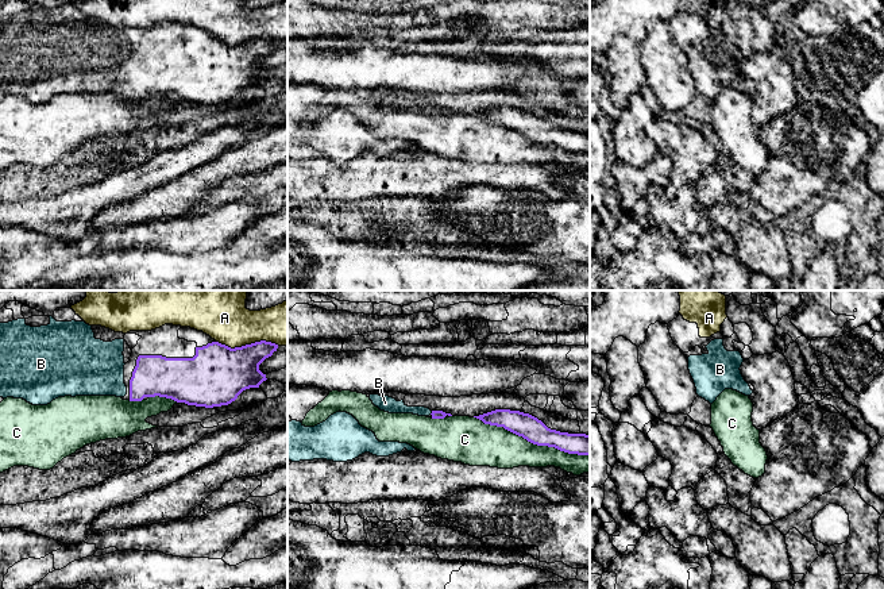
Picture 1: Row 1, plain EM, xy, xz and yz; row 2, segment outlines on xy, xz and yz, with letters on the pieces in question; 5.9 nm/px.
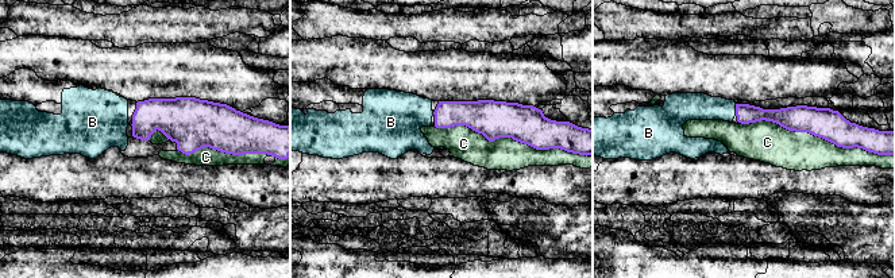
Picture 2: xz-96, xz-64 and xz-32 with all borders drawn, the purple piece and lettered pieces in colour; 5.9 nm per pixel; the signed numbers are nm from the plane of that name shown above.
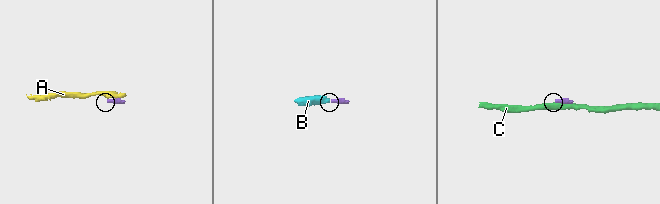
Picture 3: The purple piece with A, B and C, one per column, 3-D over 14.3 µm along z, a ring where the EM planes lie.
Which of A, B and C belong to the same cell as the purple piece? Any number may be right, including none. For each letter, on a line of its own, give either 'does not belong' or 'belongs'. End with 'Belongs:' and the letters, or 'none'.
A: does not belong
B: belongs
C: does not belong
Belongs: B

